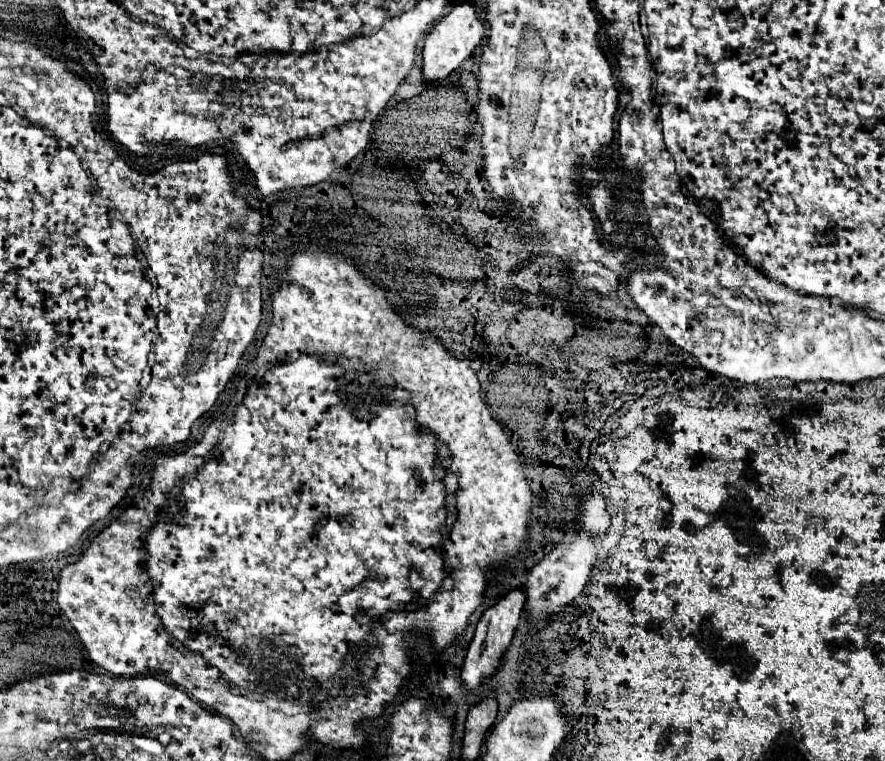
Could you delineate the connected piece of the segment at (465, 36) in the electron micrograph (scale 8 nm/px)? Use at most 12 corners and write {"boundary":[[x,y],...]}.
{"boundary":[[473,2],[457,4],[423,46],[427,82],[449,76],[481,44]]}

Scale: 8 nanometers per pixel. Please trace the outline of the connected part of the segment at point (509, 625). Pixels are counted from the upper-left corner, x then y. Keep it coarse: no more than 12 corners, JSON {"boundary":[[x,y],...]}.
{"boundary":[[511,588],[477,624],[461,672],[467,690],[497,670],[525,594]]}

